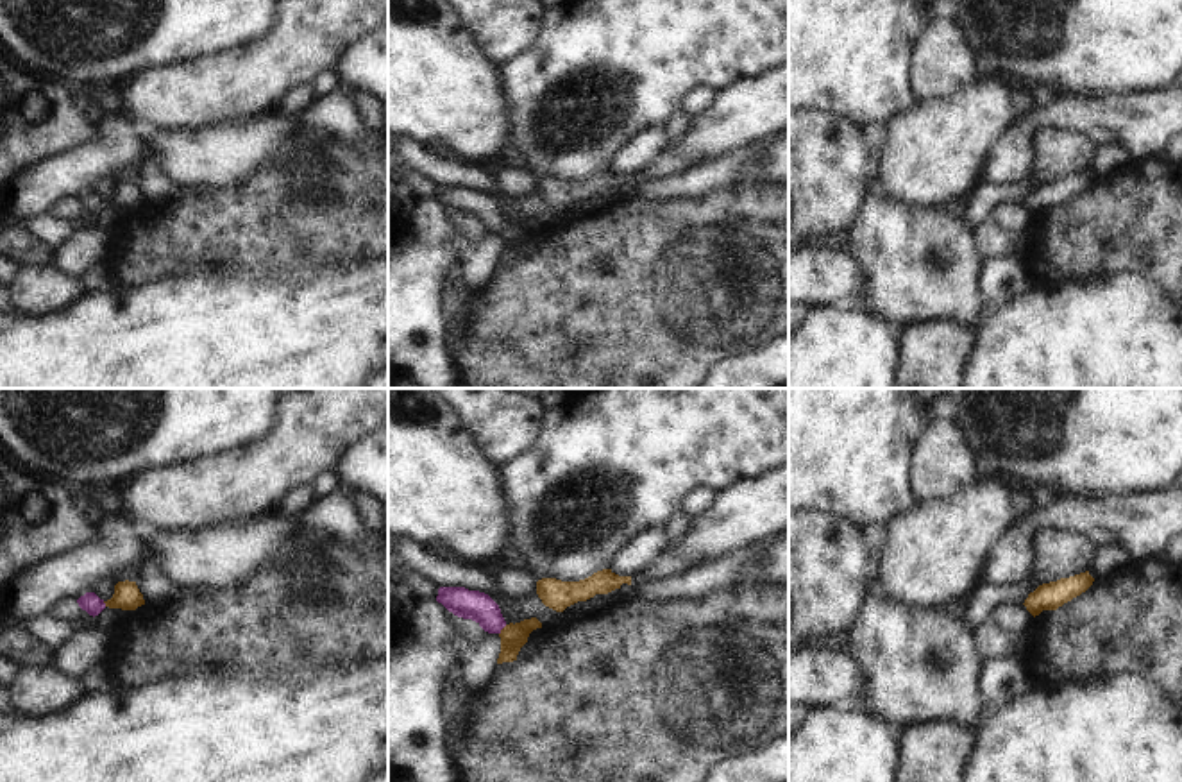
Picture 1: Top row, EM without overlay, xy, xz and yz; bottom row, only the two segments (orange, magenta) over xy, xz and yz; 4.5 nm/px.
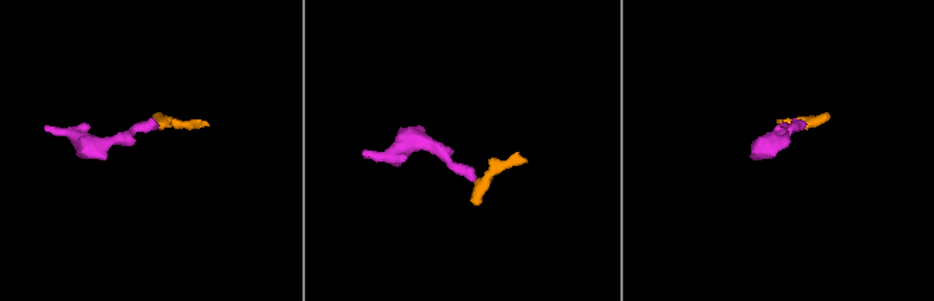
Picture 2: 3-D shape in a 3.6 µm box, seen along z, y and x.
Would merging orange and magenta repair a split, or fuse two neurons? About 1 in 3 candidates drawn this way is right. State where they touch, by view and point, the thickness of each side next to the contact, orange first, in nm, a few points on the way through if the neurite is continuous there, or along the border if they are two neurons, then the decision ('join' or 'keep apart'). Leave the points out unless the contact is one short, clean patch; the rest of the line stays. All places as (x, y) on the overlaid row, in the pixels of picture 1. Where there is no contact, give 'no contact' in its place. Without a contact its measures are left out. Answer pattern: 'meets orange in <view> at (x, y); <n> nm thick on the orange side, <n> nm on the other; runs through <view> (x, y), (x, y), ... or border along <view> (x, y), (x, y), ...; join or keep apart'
meets orange in xz at (501, 630); 110 nm thick on the orange side, 140 nm on the other; runs through xz (512, 636), (501, 630), (480, 607); join

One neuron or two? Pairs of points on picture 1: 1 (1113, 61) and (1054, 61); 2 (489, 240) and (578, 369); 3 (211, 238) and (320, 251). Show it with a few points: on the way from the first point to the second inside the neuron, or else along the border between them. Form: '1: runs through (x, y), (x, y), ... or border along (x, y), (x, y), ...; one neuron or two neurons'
1: runs through (1098, 61), (1068, 61); one neuron
2: border along (498, 263), (481, 285), (465, 285); two neurons
3: runs through (238, 238), (294, 238); one neuron

